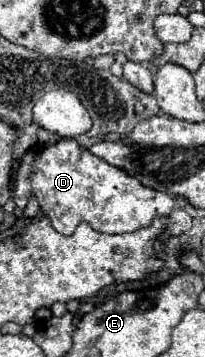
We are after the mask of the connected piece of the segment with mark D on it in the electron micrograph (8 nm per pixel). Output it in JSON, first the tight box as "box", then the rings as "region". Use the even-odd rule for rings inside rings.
{"box":[30,138,174,236],"region":[[[62,138],[46,146],[34,158],[30,182],[32,194],[40,202],[42,216],[50,218],[52,228],[64,236],[72,236],[80,224],[90,224],[102,234],[136,232],[148,228],[154,218],[166,216],[174,208],[172,196],[144,188],[138,180],[124,176],[124,172],[90,154],[88,148],[72,138]]]}

